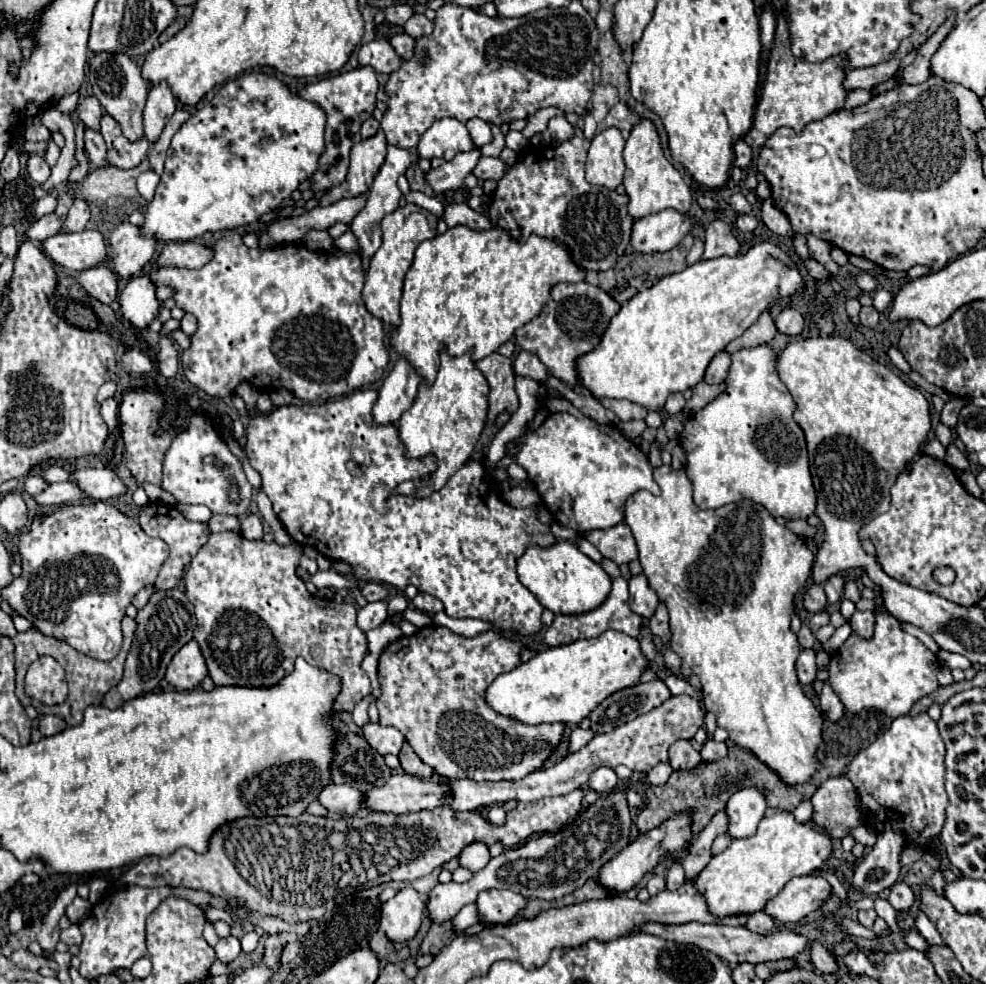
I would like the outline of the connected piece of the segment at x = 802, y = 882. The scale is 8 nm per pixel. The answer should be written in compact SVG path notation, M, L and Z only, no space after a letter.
M793 877L763 911L779 923L797 923L811 911L817 911L821 905L825 905L829 895L831 885L825 877Z

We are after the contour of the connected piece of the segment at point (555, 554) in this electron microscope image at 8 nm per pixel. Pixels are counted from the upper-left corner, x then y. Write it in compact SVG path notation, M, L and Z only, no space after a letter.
M557 541L549 549L529 547L517 561L517 575L521 583L539 599L539 603L551 609L555 615L579 615L597 609L611 591L611 577L603 567L583 555L575 543Z

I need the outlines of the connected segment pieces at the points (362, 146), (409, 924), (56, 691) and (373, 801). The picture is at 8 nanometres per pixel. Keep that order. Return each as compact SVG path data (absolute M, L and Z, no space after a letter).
M383 131L371 139L363 139L351 149L351 165L343 183L331 187L323 197L323 205L331 205L345 197L357 197L369 191L373 177L377 175L381 163L387 155L387 141Z
M405 887L393 899L382 904L379 931L391 941L407 943L421 927L423 909L425 903L421 895L415 889Z
M39 657L27 671L27 695L43 705L59 705L67 697L63 667L53 657Z
M407 773L391 775L383 787L365 793L365 805L383 813L413 813L423 809L431 811L451 801L451 787L447 783L419 779Z

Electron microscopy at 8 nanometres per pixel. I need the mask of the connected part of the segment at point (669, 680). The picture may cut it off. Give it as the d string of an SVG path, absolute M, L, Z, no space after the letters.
M669 675L669 677L665 677L665 685L669 687L669 691L671 691L673 695L693 695L695 699L701 701L701 691L695 691L683 677Z

